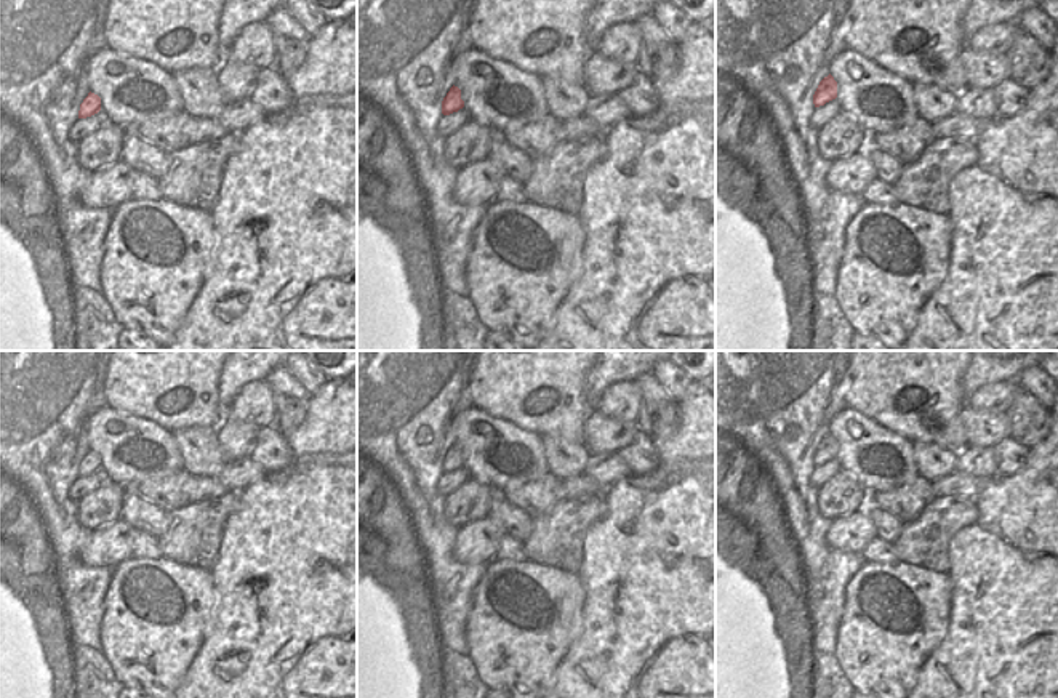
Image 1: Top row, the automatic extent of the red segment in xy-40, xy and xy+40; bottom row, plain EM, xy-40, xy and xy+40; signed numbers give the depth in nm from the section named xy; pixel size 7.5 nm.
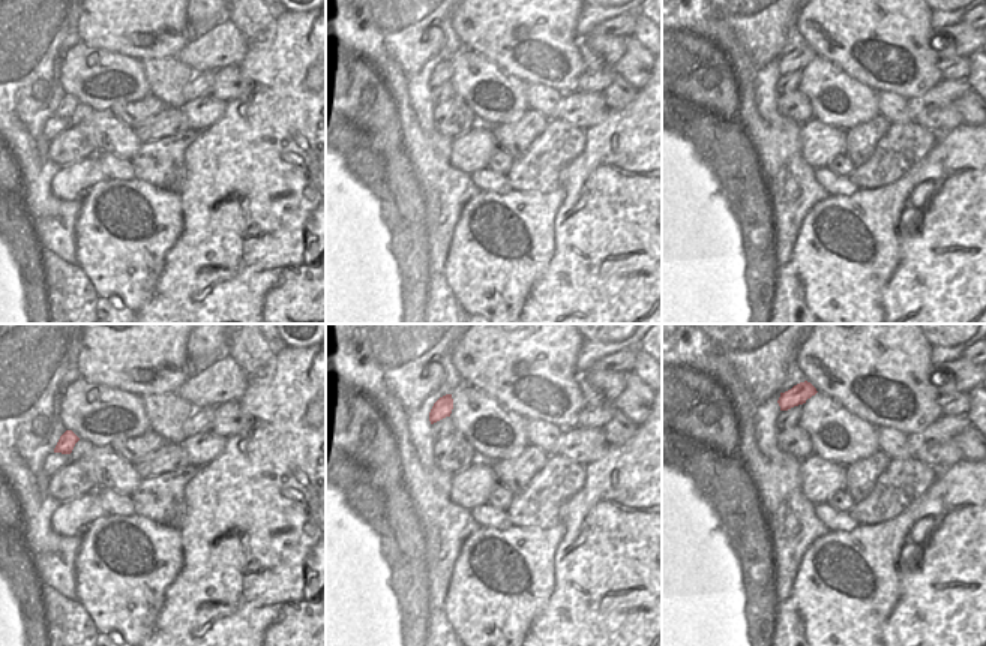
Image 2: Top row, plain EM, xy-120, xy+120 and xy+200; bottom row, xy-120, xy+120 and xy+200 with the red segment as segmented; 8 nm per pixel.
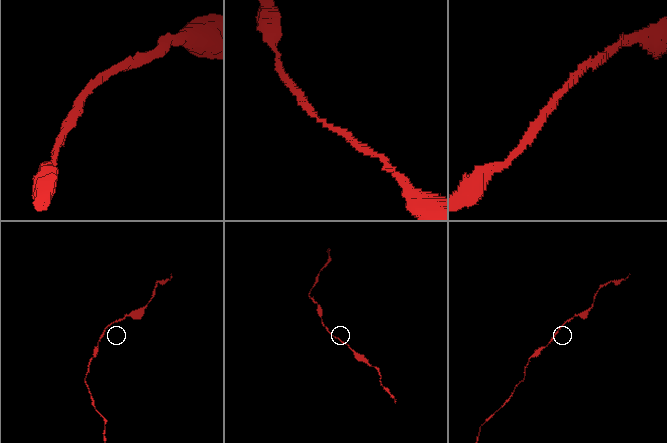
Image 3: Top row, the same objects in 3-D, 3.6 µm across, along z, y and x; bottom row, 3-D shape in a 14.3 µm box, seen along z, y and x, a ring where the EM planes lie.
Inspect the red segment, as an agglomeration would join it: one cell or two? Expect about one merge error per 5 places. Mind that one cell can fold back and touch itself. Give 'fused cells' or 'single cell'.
single cell

